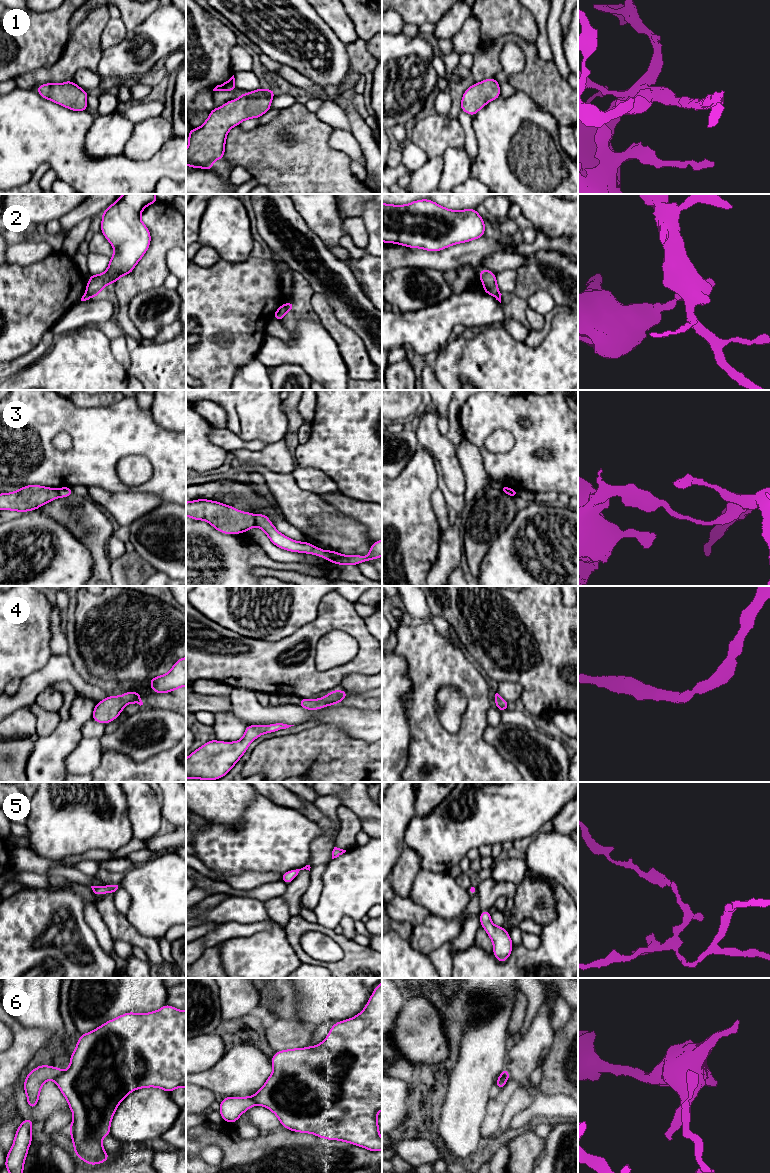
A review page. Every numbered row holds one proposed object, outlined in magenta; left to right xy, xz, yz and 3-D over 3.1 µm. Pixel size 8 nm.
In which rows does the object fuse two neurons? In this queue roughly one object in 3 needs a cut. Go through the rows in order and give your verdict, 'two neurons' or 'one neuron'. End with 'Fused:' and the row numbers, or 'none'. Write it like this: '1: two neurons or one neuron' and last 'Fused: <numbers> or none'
1: one neuron
2: two neurons
3: two neurons
4: one neuron
5: one neuron
6: two neurons
Fused: 2, 3, 6

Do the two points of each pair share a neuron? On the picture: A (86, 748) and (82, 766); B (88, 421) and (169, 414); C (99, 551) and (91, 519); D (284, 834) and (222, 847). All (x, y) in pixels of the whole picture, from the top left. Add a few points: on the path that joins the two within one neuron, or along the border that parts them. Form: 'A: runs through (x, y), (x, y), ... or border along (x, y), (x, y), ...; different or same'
A: runs through (86, 752), (86, 758), (82, 762); same
B: border along (149, 409), (153, 420), (170, 430); different
C: runs through (96, 543), (92, 527); same
D: runs through (269, 840), (252, 847), (237, 847); same

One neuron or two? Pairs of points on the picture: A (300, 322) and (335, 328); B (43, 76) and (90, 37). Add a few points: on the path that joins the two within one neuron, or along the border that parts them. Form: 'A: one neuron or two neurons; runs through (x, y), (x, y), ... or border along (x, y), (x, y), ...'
A: two neurons; border along (318, 321), (337, 345)
B: one neuron; runs through (55, 73), (79, 49)

